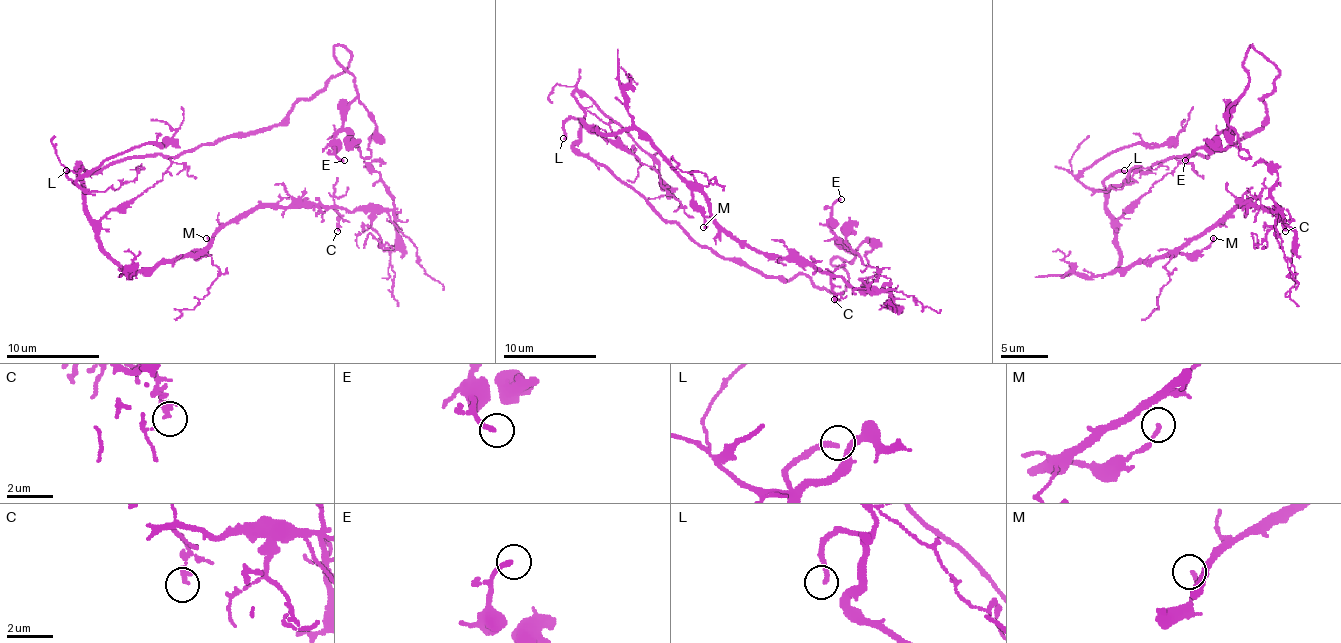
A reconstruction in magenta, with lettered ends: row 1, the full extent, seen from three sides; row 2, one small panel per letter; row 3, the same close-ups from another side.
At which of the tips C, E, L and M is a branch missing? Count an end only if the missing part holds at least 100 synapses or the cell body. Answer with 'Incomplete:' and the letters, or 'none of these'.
Incomplete: L

